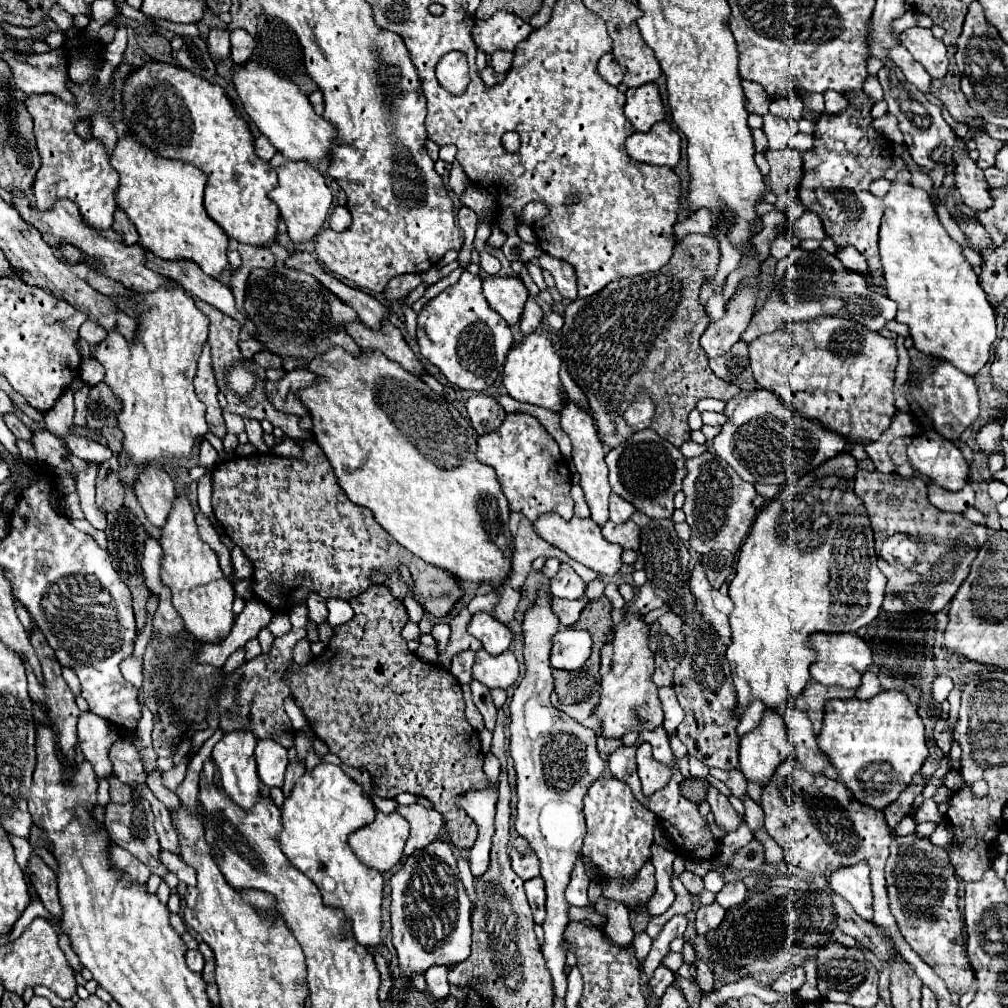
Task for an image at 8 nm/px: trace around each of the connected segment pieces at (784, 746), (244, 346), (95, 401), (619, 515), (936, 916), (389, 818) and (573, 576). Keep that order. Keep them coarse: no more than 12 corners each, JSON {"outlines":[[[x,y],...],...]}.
{"outlines":[[[765,711],[739,741],[739,769],[765,787],[793,747],[785,719]],[[249,337],[239,343],[245,359],[263,349],[257,339]],[[105,383],[89,391],[87,427],[115,427],[121,405]],[[611,493],[609,513],[613,523],[623,523],[635,507]],[[895,835],[891,913],[951,993],[975,981],[959,881],[927,837]],[[377,811],[349,835],[361,863],[385,873],[403,859],[409,823]],[[567,565],[551,579],[551,593],[581,599],[585,581]]]}

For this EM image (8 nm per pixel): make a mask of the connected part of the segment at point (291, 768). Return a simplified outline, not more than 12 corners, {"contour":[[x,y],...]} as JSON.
{"contour":[[293,761],[285,771],[283,795],[289,797],[291,785],[305,773],[303,763]]}

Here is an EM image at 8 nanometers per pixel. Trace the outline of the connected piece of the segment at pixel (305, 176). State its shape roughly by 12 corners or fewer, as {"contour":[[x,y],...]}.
{"contour":[[269,161],[293,243],[321,233],[333,195],[313,164]]}

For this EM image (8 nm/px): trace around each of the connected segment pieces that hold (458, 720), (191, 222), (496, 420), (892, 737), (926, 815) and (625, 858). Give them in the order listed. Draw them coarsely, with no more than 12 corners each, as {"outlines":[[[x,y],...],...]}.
{"outlines":[[[385,585],[321,663],[285,675],[313,733],[375,793],[487,787],[459,681],[407,649]],[[131,135],[111,165],[139,245],[227,269],[229,237],[203,207],[205,173]],[[487,393],[469,397],[467,413],[479,435],[499,429],[507,415]],[[901,691],[825,705],[819,747],[885,809],[929,757]],[[925,799],[915,813],[917,823],[941,825],[941,815],[933,799]],[[619,779],[585,795],[583,855],[605,879],[649,859],[655,813]]]}

